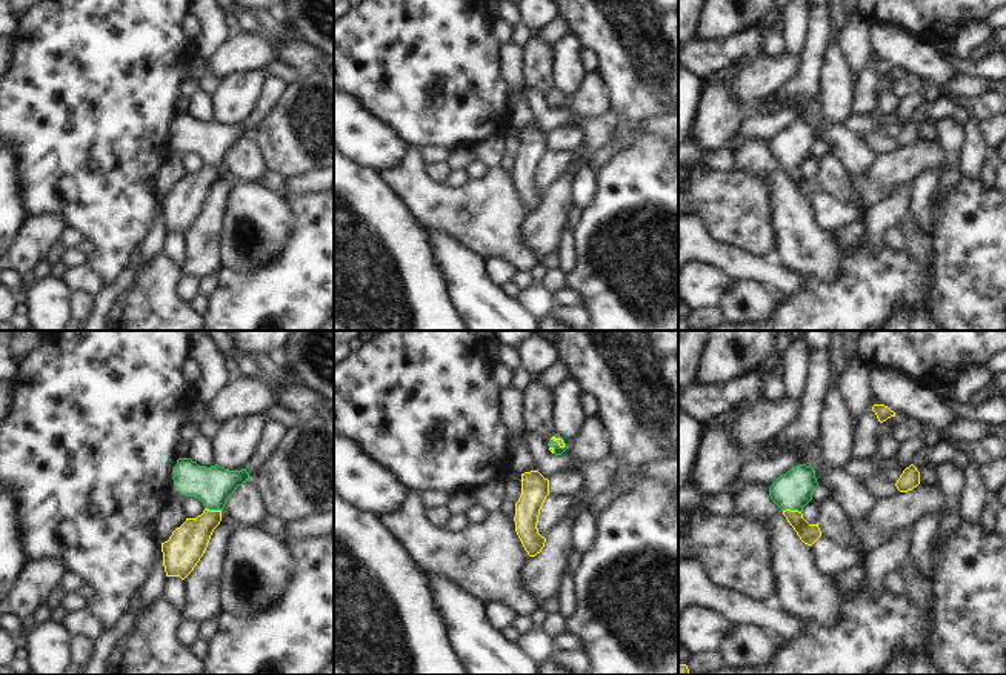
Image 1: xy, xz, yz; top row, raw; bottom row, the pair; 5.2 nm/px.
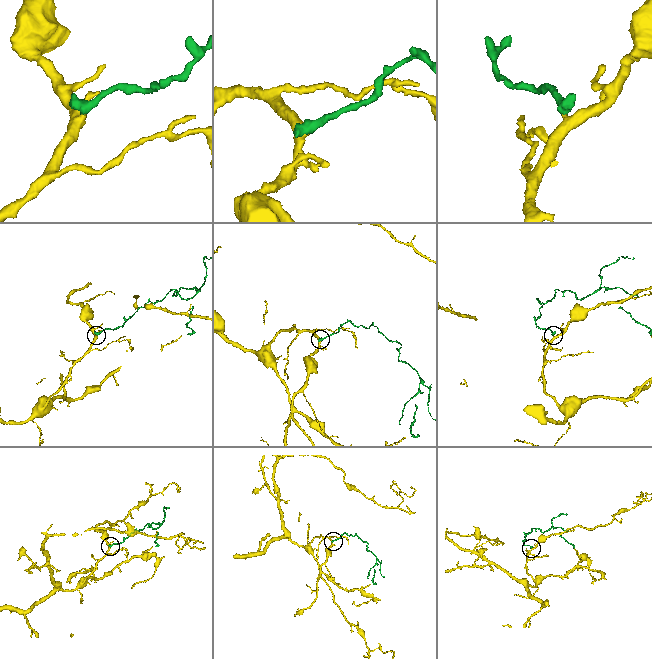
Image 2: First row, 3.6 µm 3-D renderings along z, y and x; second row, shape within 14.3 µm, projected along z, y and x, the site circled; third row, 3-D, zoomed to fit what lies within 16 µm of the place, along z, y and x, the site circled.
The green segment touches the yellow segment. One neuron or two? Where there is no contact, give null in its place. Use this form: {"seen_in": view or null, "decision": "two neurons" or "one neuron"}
{"seen_in": "yz", "decision": "one neuron"}

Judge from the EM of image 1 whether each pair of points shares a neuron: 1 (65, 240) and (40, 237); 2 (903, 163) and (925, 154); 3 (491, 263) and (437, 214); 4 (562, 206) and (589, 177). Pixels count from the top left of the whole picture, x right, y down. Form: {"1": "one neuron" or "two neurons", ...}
{"1": "two neurons", "2": "one neuron", "3": "two neurons", "4": "two neurons"}

